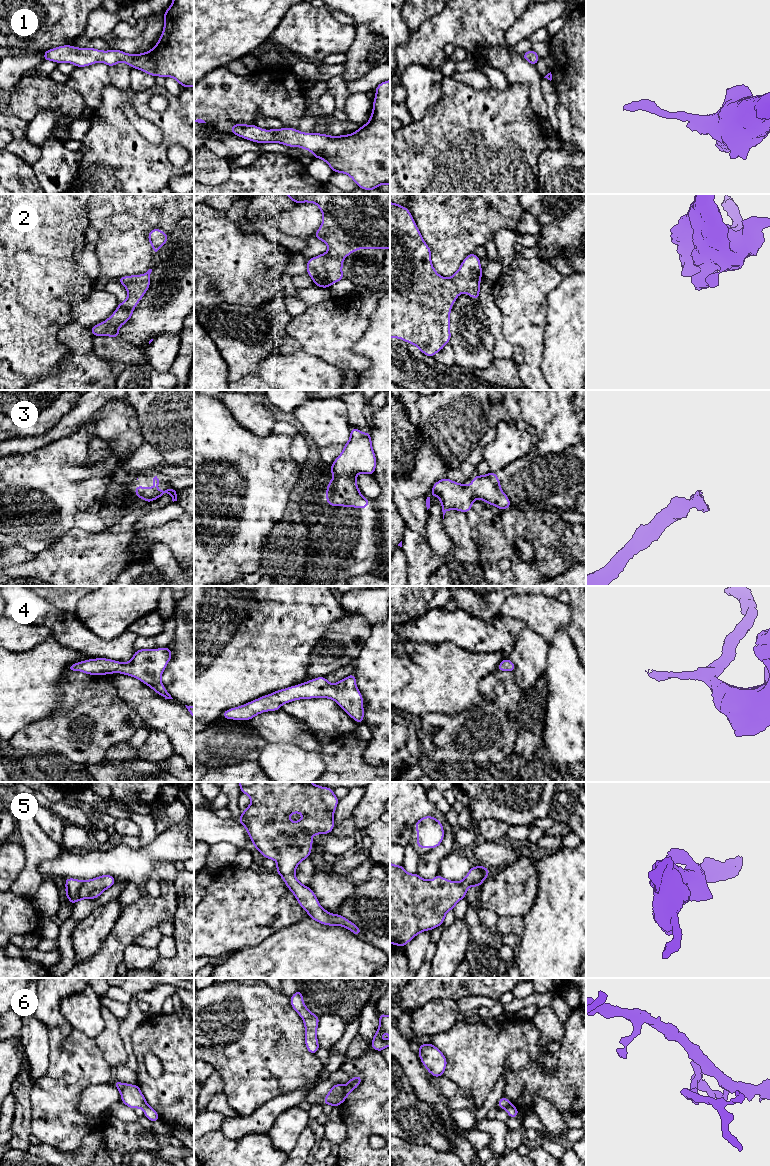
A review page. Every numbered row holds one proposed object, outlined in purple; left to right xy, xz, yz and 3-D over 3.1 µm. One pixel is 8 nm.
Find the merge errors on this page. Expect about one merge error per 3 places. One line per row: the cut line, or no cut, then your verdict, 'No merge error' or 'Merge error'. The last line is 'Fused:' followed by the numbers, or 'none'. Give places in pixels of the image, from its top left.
1: No split. No merge error
2: No split. No merge error
3: No split. No merge error
4: No split. No merge error
5: No split. No merge error
6: Split along xz (344, 1086), (344, 1095), (340, 1102). Merge error
Fused: 6

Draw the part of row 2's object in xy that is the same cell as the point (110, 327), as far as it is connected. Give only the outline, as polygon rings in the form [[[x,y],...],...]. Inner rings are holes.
[[[149,269],[142,275],[117,278],[128,291],[128,297],[118,305],[114,313],[107,320],[96,324],[91,328],[90,331],[93,336],[110,336],[113,338],[119,336],[119,328],[129,321],[134,308],[147,292],[151,283],[151,280],[149,279],[151,272],[152,269]]]

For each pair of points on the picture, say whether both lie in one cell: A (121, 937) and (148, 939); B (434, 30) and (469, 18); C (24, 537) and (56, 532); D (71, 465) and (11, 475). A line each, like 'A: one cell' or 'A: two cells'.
A: two cells
B: one cell
C: one cell
D: one cell

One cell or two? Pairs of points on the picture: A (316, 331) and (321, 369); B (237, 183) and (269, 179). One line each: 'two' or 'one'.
A: two
B: one

